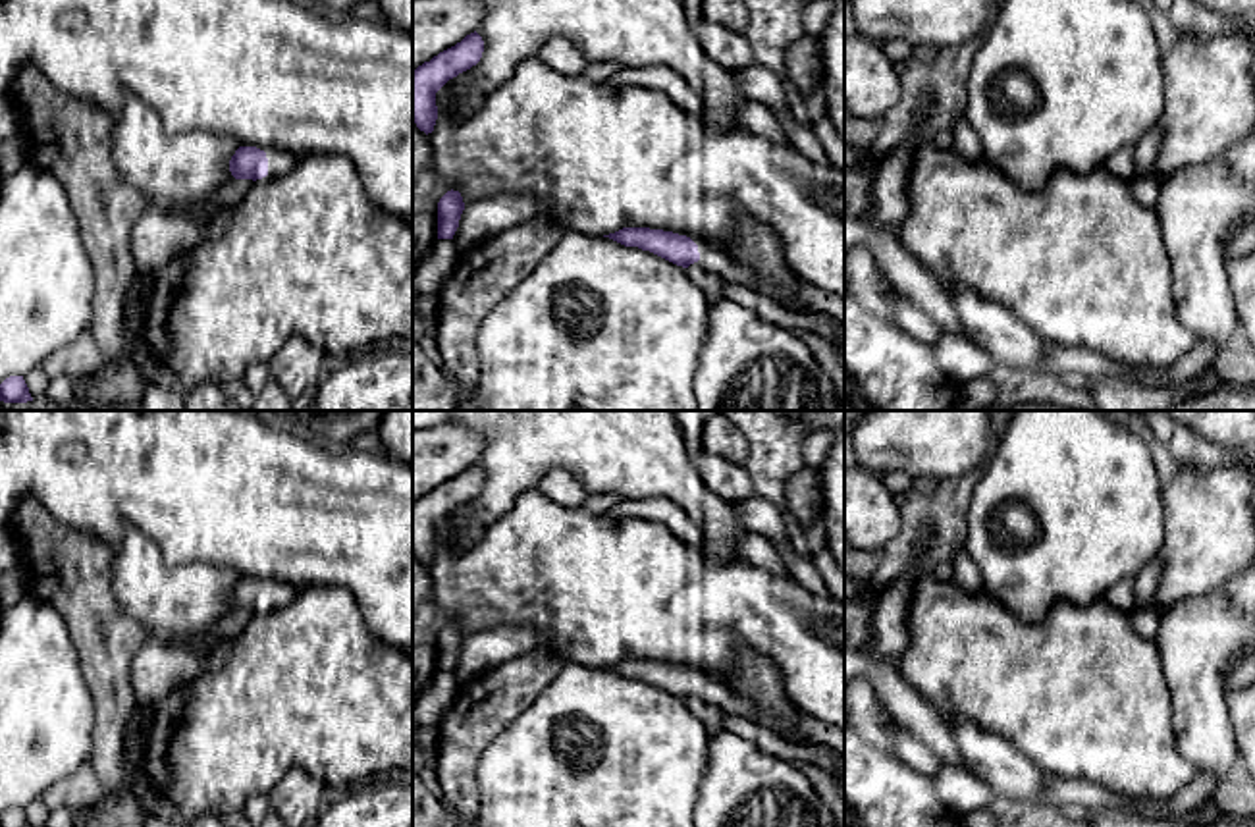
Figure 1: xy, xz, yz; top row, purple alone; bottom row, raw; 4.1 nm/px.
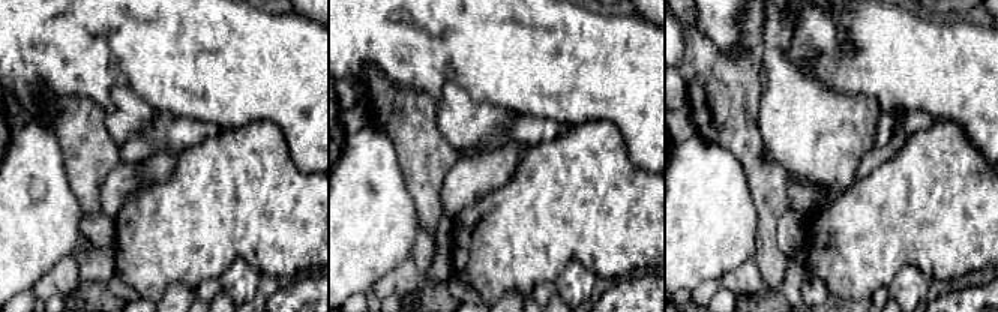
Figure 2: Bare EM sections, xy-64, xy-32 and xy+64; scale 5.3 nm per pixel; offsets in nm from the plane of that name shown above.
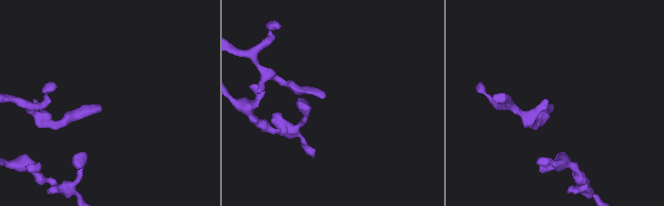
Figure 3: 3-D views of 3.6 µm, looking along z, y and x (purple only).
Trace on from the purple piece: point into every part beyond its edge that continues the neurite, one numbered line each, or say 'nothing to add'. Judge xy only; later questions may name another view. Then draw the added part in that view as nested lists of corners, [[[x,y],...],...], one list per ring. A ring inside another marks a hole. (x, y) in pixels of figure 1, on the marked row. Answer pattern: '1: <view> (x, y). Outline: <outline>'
1: xy (280, 162). Outline: [[[272,148],[266,152],[266,158],[268,158],[268,175],[281,177],[289,173],[301,162],[303,156],[287,150]]]

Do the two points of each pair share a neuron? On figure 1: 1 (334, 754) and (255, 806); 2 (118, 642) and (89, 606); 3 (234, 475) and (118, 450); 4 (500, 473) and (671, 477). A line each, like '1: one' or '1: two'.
1: two
2: one
3: one
4: one

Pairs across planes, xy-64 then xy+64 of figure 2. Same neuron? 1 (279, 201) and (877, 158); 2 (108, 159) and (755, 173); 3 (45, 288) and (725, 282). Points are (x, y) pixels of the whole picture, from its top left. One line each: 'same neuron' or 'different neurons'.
1: different neurons
2: same neuron
3: same neuron

